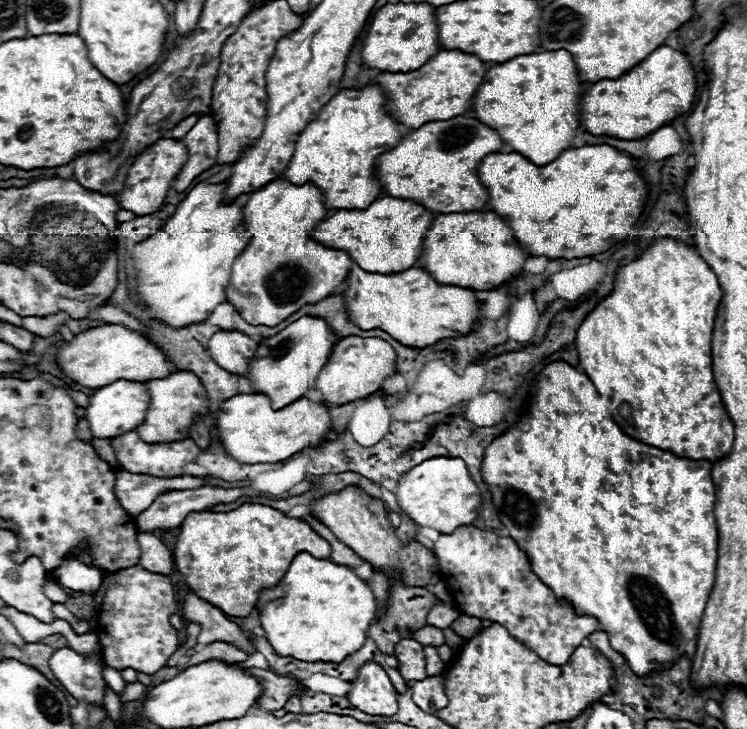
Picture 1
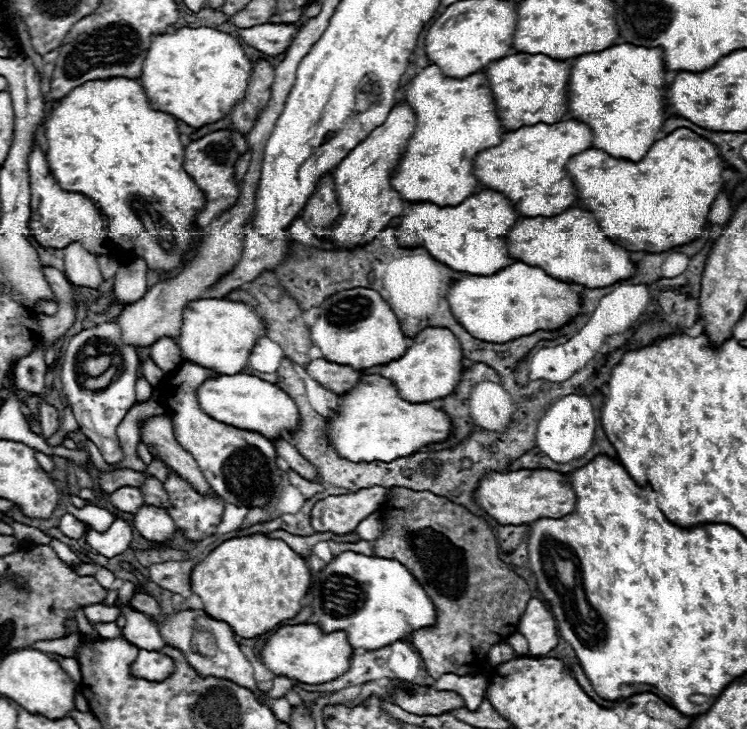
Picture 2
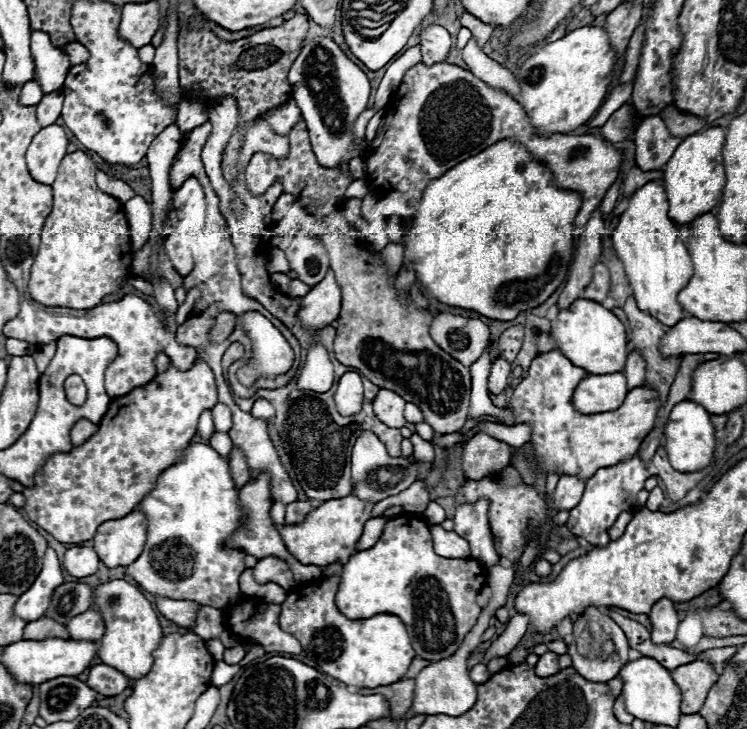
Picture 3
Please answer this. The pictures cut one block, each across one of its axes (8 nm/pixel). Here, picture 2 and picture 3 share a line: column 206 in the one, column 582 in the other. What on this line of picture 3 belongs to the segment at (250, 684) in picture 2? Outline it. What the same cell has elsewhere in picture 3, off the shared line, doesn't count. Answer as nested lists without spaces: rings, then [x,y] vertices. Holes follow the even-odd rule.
[[[596,608],[586,610],[582,616],[574,622],[574,638],[568,644],[568,654],[572,658],[572,668],[578,670],[584,678],[590,678],[590,682],[608,682],[618,676],[620,668],[628,662],[628,642],[624,632],[618,628],[618,624],[602,614]]]

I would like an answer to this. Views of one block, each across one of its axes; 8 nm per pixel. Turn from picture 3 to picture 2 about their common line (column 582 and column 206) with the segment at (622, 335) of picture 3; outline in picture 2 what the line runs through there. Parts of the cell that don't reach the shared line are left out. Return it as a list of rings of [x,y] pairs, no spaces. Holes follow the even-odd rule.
[[[224,298],[194,300],[182,312],[180,336],[176,340],[182,358],[190,360],[202,368],[210,368],[216,374],[238,374],[246,366],[250,350],[256,344],[256,338],[266,334],[266,328],[260,316],[242,302],[230,302]]]

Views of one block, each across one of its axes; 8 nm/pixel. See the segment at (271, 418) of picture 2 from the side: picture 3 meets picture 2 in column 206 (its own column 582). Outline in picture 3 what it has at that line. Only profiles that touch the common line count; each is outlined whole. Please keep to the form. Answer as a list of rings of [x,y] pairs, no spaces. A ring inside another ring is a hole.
[[[614,372],[614,374],[600,374],[600,376],[594,376],[594,374],[588,374],[574,390],[574,396],[572,396],[572,404],[574,408],[580,412],[580,414],[600,414],[600,412],[610,412],[610,410],[616,410],[624,398],[626,398],[628,390],[626,390],[626,378],[622,372]]]

